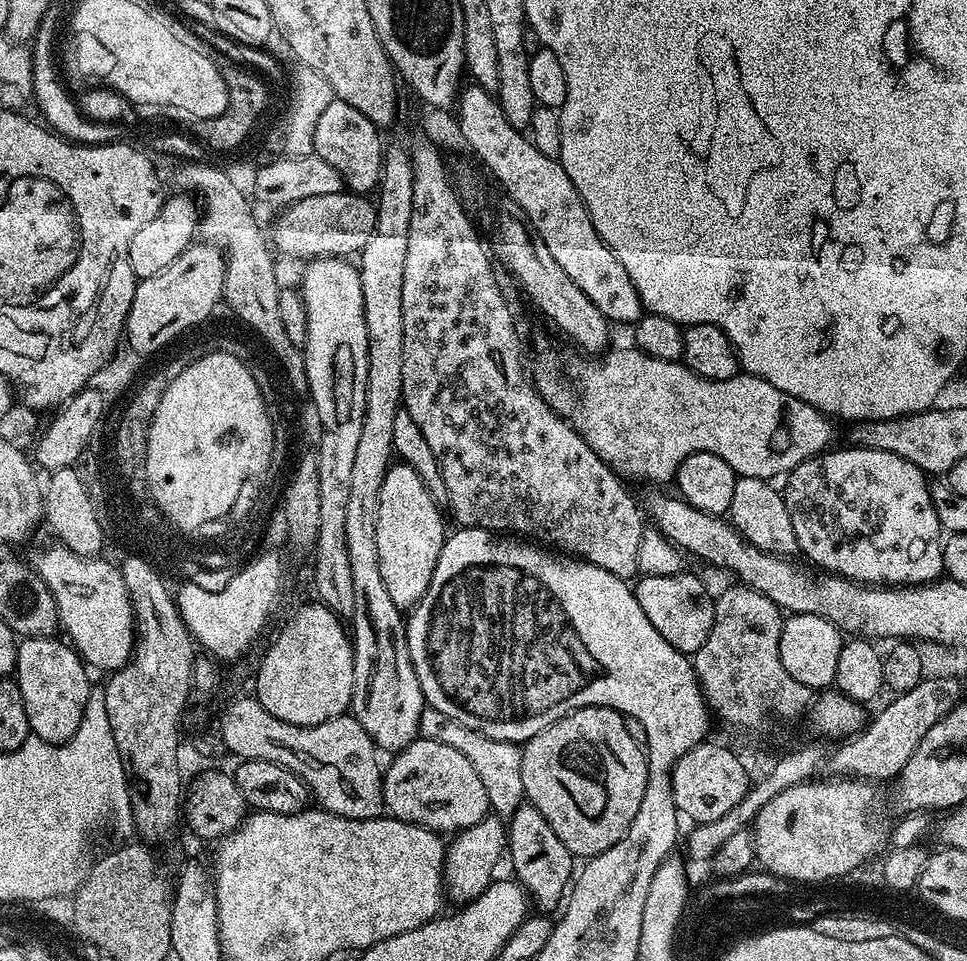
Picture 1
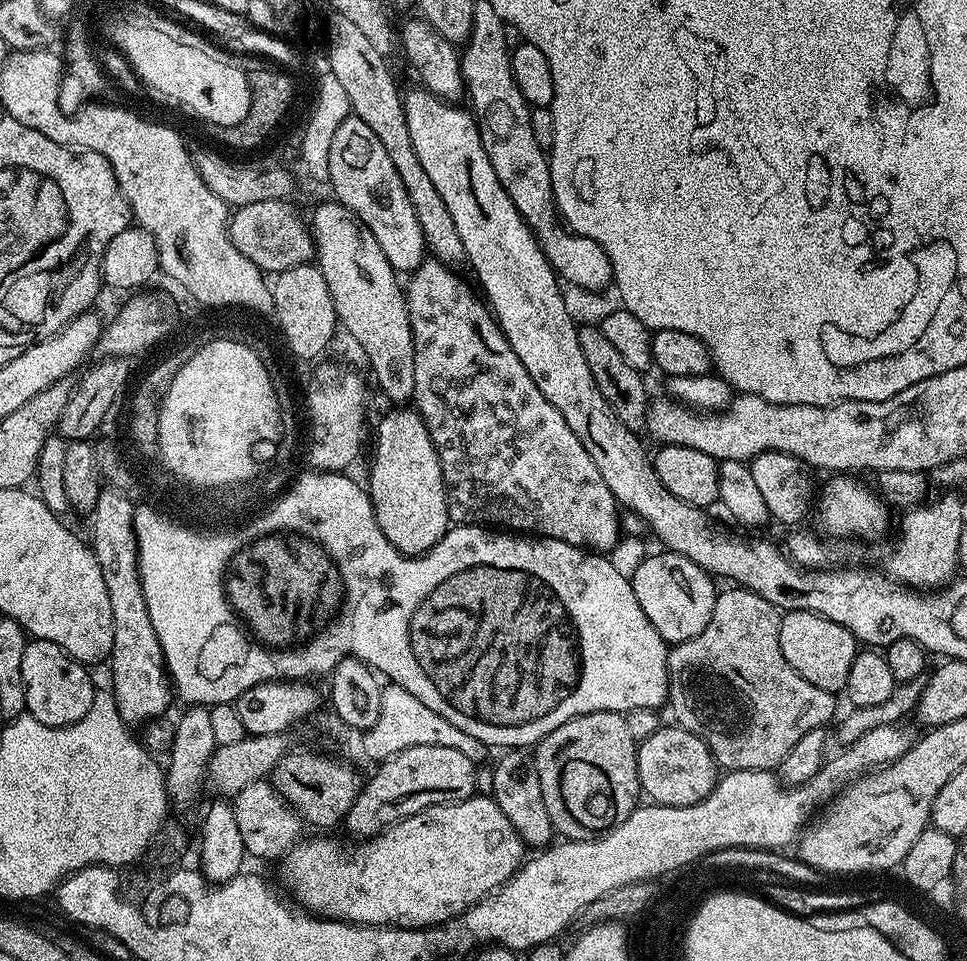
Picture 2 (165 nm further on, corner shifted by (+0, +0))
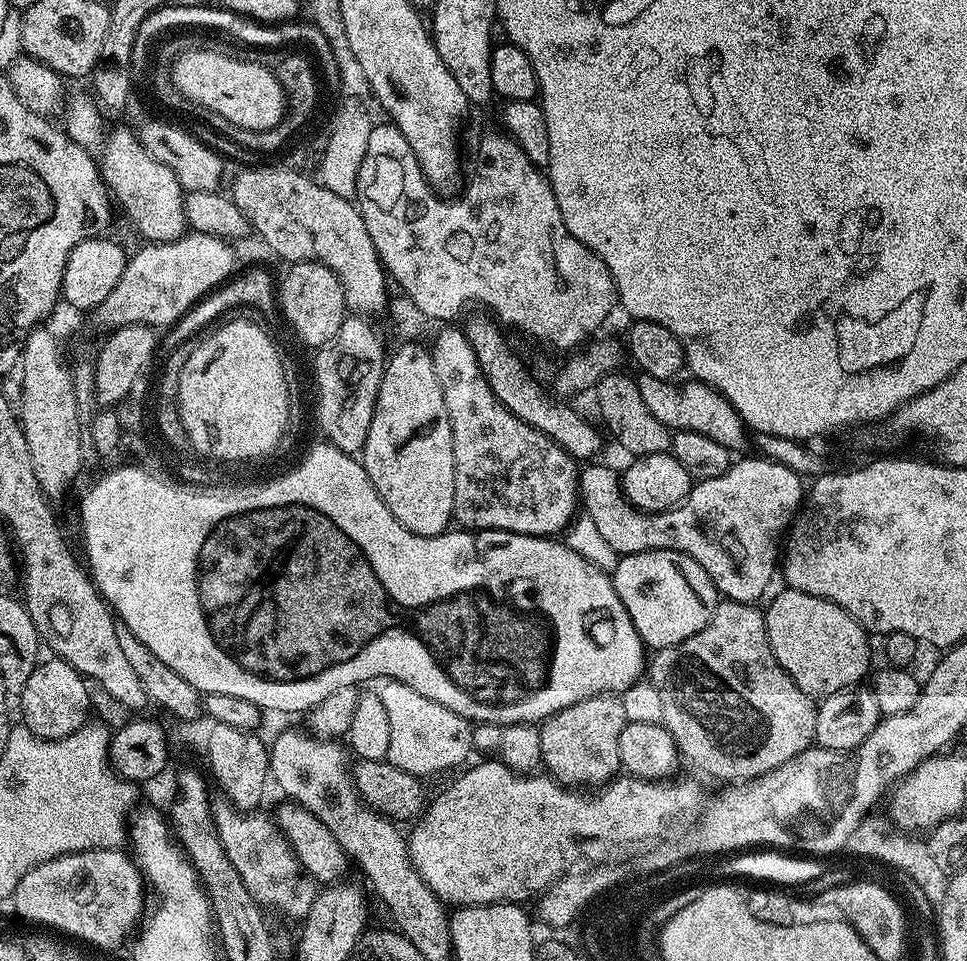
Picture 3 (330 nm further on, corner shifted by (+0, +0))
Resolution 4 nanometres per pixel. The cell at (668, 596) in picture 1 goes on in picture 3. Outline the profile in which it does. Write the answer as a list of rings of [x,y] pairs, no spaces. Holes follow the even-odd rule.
[[[650,550],[620,556],[610,575],[622,606],[626,606],[630,614],[630,622],[634,622],[634,630],[648,650],[669,648],[698,634],[698,630],[710,622],[718,603],[718,593],[710,574],[706,574],[694,558],[674,550]]]

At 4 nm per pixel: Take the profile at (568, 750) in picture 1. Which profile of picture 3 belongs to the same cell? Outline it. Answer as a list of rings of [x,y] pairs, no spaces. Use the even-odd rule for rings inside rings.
[[[601,692],[600,695],[591,696],[582,702],[574,702],[574,706],[566,706],[566,710],[558,710],[558,714],[554,714],[539,725],[541,758],[547,775],[551,776],[556,783],[573,790],[584,790],[589,786],[607,784],[621,771],[618,738],[627,723],[626,709],[622,706],[620,696],[611,692]]]

